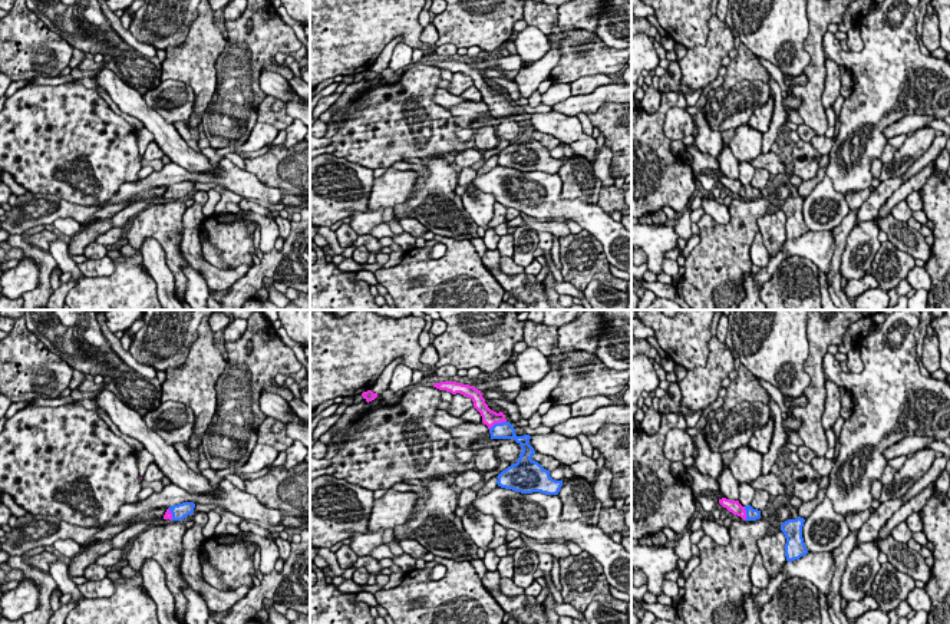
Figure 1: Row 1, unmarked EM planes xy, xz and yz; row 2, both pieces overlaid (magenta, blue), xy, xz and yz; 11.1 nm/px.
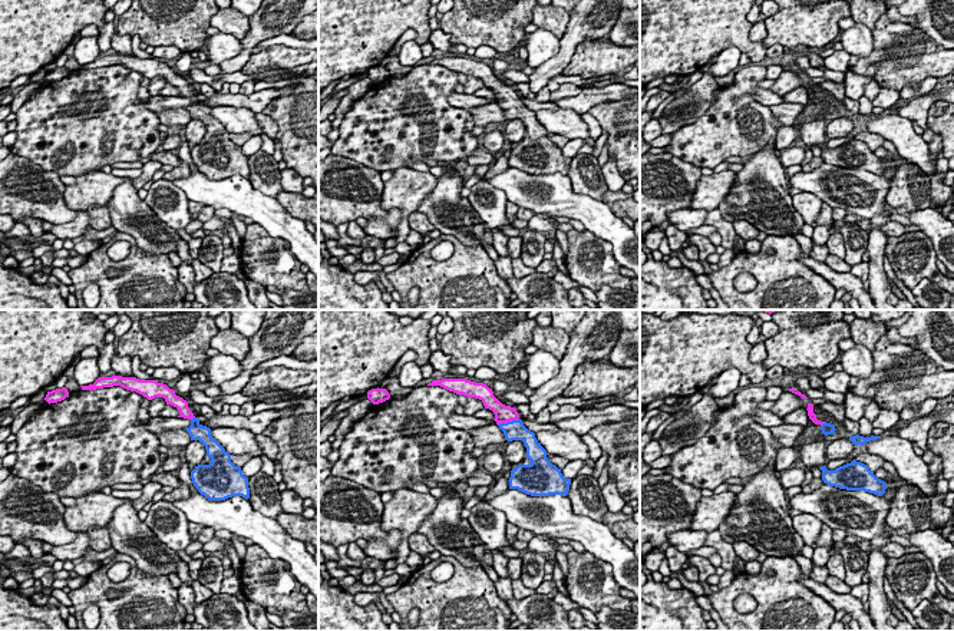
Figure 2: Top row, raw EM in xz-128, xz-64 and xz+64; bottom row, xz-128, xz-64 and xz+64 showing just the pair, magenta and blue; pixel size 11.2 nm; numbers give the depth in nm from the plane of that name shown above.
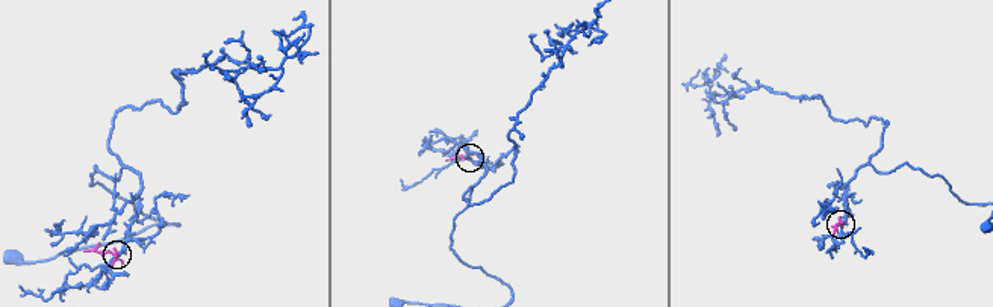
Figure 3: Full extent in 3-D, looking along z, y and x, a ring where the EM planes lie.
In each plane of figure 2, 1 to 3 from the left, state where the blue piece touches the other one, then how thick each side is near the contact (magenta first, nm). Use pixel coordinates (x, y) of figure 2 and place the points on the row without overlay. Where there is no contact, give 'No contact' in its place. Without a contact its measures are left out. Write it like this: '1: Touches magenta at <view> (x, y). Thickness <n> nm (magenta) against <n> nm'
1: Touches magenta at xz-128 (191, 96). Thickness 140 nm (magenta) against 190 nm
2: Touches magenta at xz-64 (508, 99). Thickness 190 nm (magenta) against 220 nm
3: Touches magenta at xz+64 (822, 102). Thickness 90 nm (magenta) against 130 nm

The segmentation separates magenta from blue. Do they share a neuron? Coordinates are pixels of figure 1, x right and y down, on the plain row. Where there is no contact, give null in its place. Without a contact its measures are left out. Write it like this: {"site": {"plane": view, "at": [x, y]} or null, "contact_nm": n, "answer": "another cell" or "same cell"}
{"site": {"plane": "xz", "at": [497, 101]}, "contact_nm": 220, "answer": "same cell"}

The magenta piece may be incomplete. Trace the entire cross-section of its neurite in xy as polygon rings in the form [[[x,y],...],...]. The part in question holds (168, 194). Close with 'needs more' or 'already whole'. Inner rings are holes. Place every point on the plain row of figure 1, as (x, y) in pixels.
[[[182,181],[174,185],[169,185],[164,194],[164,198],[169,199],[182,199],[188,194],[194,192],[194,181]]]; needs more

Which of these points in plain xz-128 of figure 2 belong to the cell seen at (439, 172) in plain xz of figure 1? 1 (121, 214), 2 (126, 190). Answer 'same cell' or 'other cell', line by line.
1: same cell
2: same cell

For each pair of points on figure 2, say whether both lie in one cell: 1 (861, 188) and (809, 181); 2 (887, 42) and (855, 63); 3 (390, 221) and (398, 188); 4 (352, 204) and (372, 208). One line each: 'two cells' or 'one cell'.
1: one cell
2: one cell
3: two cells
4: one cell

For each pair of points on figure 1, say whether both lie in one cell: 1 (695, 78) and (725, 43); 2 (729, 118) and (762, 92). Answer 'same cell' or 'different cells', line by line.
1: same cell
2: same cell

